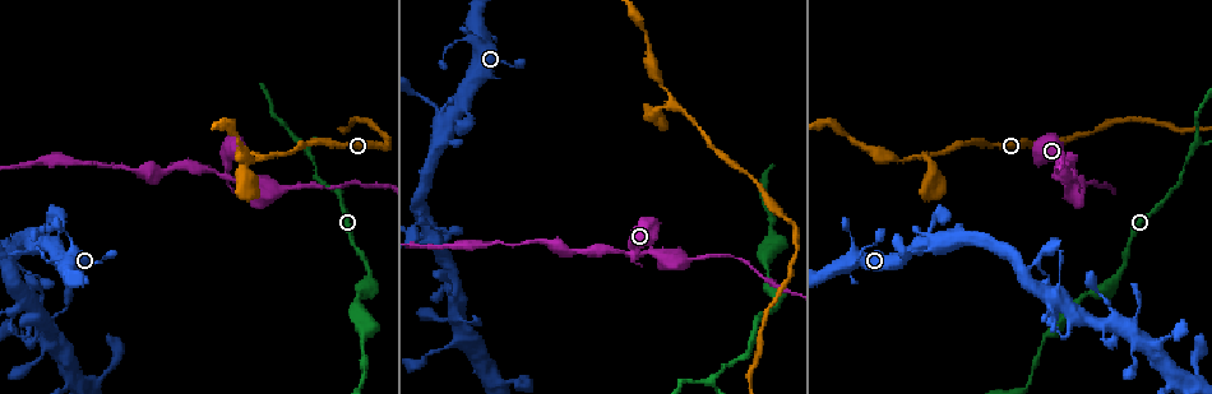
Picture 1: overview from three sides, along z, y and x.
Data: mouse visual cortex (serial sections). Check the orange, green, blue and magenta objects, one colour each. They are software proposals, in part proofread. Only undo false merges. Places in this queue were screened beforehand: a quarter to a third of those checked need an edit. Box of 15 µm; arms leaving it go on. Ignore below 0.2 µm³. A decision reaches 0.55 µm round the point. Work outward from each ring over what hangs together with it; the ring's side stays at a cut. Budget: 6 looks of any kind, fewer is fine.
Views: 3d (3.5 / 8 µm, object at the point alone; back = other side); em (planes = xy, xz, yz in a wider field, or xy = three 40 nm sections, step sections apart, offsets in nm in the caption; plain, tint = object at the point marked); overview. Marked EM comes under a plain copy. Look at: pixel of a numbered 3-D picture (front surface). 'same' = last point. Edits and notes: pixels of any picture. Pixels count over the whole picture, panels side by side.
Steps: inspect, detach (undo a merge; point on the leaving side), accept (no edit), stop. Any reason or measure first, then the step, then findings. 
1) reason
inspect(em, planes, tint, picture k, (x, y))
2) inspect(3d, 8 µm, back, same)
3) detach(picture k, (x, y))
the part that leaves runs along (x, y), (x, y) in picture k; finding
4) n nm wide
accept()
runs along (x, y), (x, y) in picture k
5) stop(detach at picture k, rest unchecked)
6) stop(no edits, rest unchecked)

abrupt turn
inspect(3d, 8 µm, picture 1, (1040, 258))

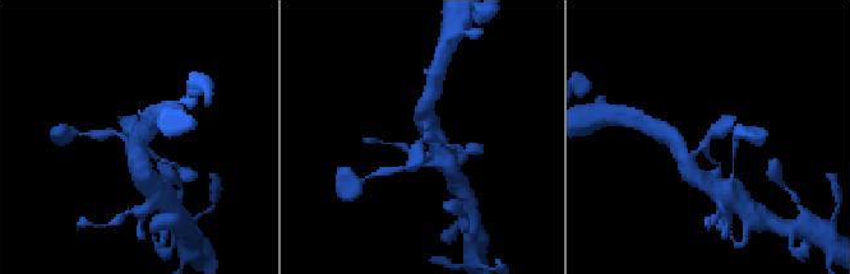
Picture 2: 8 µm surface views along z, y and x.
inspect(em, xy, step 3, tint, picture 2, (423, 142))

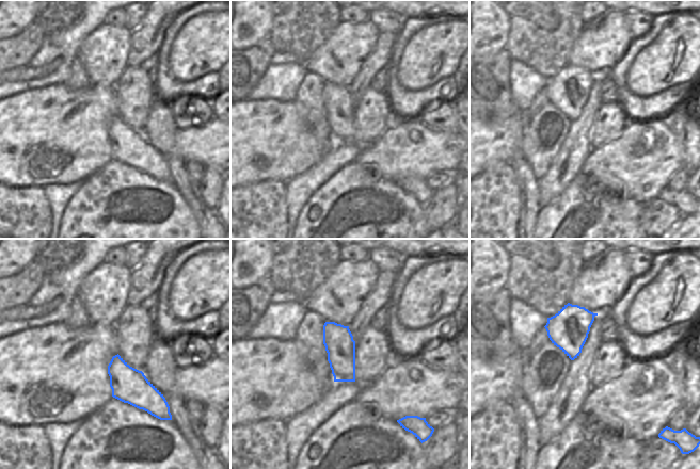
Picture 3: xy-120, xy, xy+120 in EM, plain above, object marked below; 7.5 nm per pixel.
accept()
runs along (684, 159), (715, 130), (733, 134) in picture 2; all the same cell

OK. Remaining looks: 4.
sharp bend
inspect(3d, 3.5 µm, picture 1, (1075, 176))

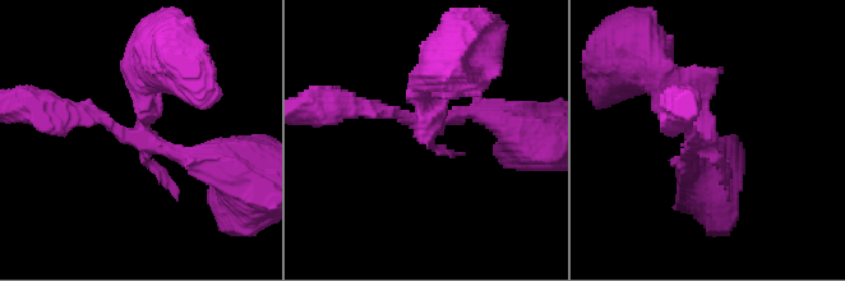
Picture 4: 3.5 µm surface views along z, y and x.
shape alone is not enough
inspect(em, planes, tint, picture 4, (697, 129))

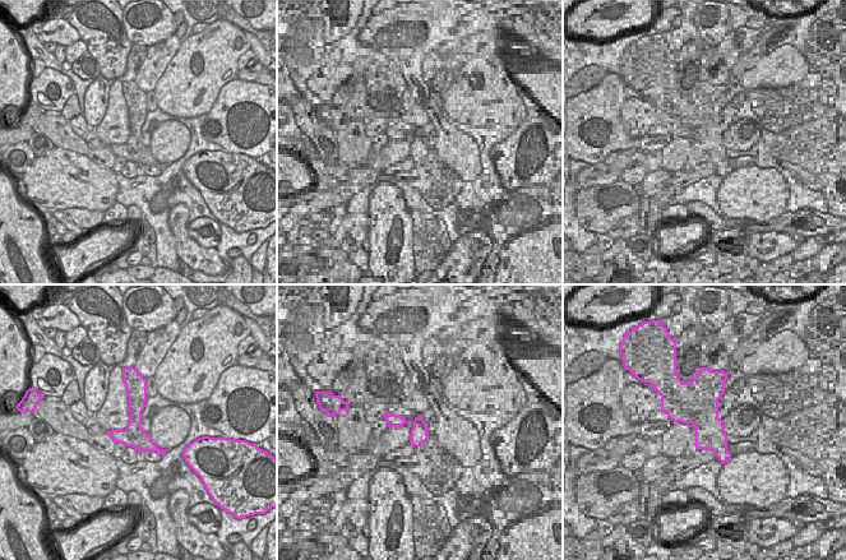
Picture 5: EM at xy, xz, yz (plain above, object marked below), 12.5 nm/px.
accept()
runs along (130, 387), (135, 431), (153, 448) in picture 5; one cell here

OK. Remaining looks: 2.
a fork
inspect(em, xy, step 2, tint, picture 1, (709, 381))

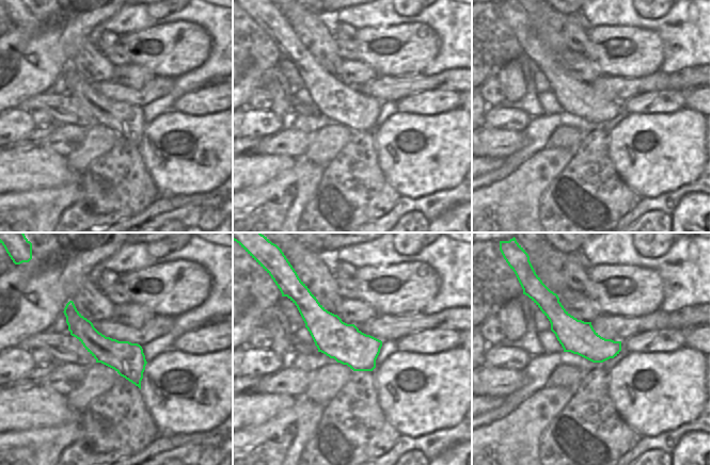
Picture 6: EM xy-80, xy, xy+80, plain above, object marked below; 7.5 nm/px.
wider look
inspect(3d, 3.5 µm, back, same)

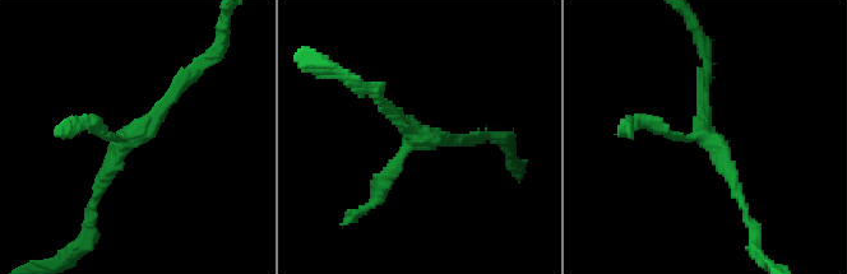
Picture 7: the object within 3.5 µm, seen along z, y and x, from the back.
300 nm wide
accept()
runs along (70, 304), (74, 319), (138, 383) in picture 6; continuous, no second cell

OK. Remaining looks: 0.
stop(no edits, rest unchecked)

